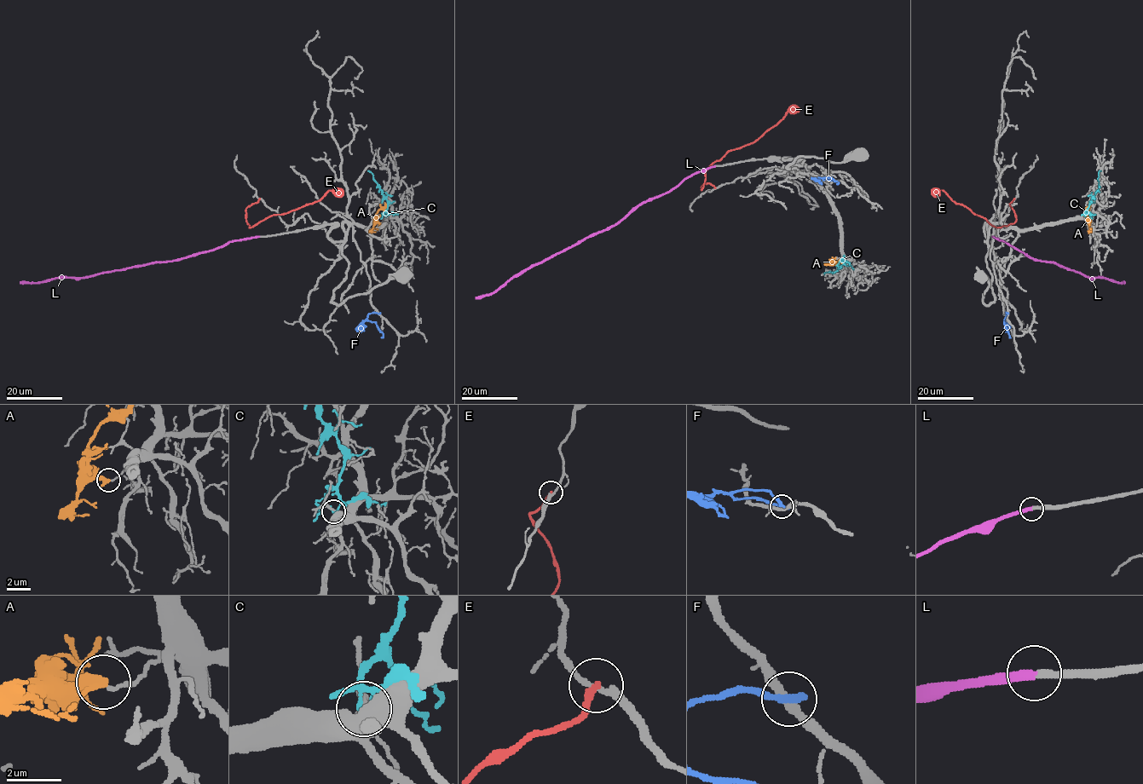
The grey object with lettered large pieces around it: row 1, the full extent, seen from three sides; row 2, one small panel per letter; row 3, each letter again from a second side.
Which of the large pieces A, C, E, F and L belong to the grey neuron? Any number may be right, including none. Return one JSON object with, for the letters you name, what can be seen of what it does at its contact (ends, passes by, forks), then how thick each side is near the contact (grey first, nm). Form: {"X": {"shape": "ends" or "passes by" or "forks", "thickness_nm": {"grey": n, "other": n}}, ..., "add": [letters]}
{"L": {"shape": "ends", "thickness_nm": {"grey": 280, "other": 320}}, "add": ["L"]}

